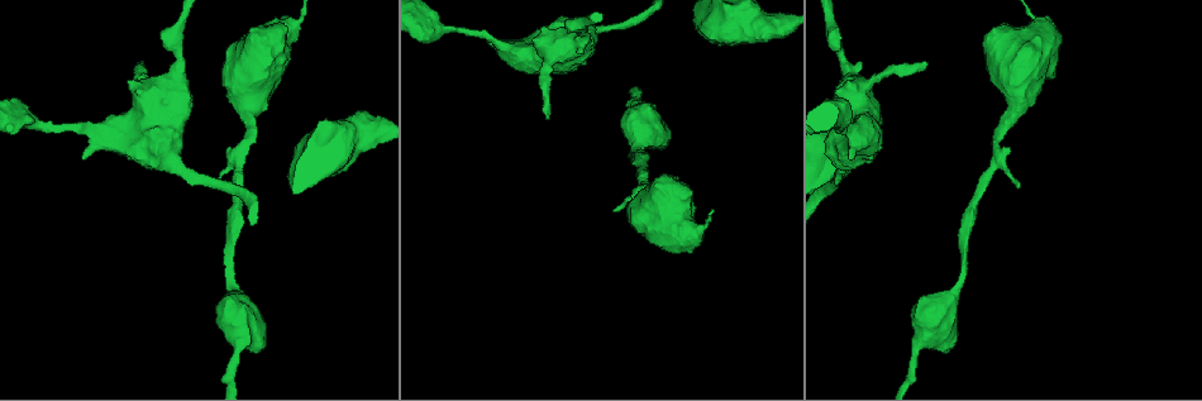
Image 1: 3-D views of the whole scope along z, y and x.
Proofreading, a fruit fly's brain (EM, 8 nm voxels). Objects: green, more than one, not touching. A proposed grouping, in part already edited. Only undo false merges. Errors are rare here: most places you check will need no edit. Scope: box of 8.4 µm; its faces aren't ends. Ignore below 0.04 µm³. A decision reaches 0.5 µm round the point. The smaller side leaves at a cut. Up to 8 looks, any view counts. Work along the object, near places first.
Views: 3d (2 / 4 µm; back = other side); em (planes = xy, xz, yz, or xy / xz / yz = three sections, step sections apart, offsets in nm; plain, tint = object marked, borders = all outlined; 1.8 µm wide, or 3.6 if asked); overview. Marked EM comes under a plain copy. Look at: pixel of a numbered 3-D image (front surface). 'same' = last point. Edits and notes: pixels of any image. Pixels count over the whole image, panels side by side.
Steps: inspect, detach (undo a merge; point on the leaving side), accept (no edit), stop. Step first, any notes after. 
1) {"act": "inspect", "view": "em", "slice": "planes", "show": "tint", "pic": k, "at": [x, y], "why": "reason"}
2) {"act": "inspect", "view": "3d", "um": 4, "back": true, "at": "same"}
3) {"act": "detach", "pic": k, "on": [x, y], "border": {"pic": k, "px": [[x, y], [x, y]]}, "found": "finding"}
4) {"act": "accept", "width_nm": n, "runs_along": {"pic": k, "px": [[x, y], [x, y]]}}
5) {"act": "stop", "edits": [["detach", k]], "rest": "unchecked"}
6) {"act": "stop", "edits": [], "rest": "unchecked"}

{"act": "inspect", "view": "em", "slice": "planes", "show": "borders", "pic": 1, "at": [461, 32], "why": "a narrow waist"}

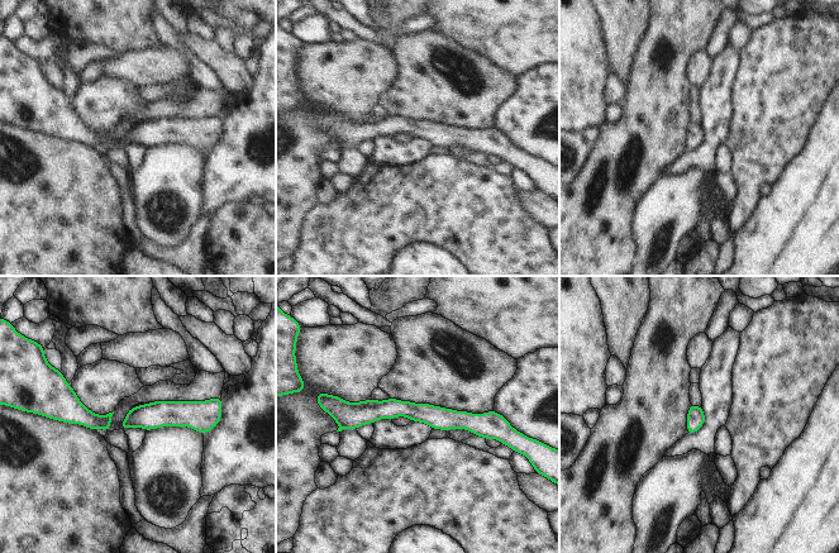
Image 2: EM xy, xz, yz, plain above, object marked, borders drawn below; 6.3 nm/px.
{"act": "accept", "runs_along": {"pic": 2, "px": [[342, 411], [411, 410], [494, 424]]}, "found": "one cell here"}

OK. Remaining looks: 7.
{"act": "inspect", "view": "em", "um": 3.6, "slice": "xy", "step": 4, "show": "tint", "pic": 1, "at": [172, 106], "why": "calibre changes"}

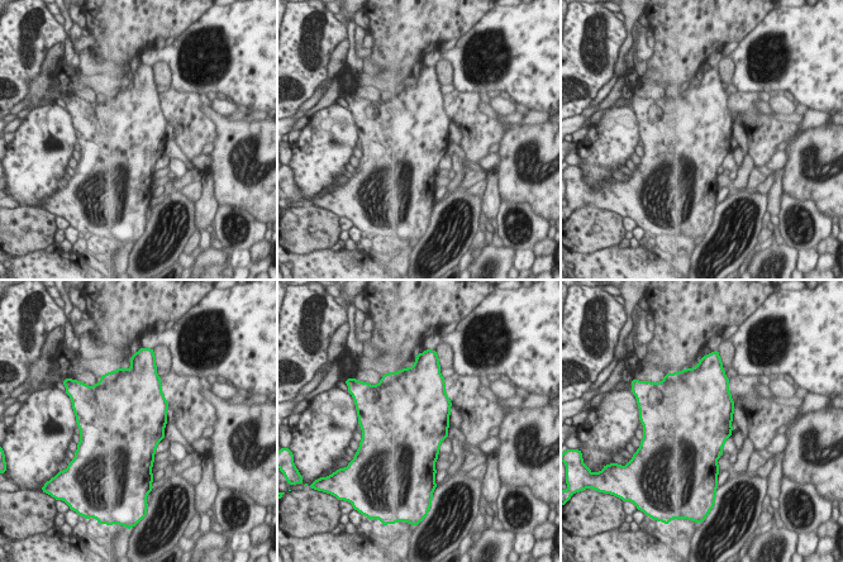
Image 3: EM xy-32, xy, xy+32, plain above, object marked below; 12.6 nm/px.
{"act": "inspect", "view": "em", "um": 3.6, "slice": "planes", "show": "borders", "at": "same", "why": "another direction"}

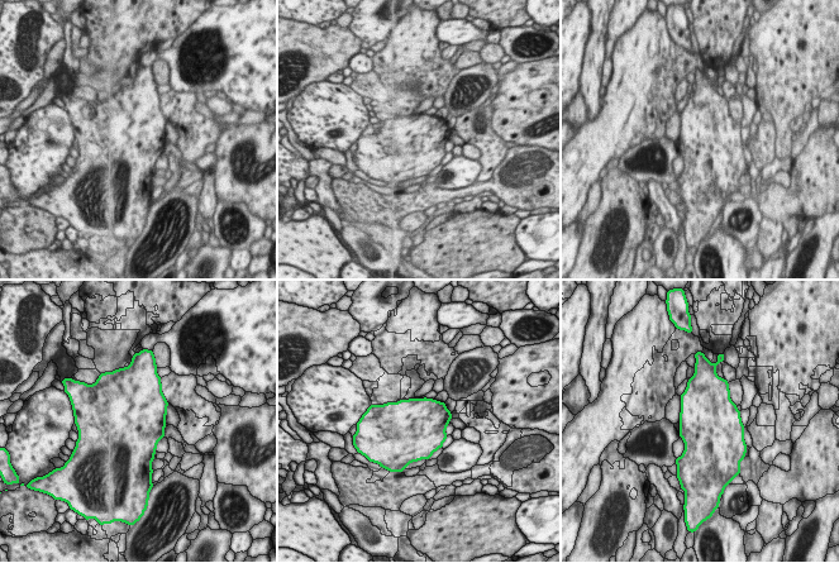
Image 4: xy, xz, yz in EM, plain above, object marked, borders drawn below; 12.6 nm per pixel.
{"act": "accept", "found": "one cell here"}

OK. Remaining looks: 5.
{"act": "inspect", "view": "em", "um": 3.6, "slice": "xy", "step": 8, "show": "borders", "pic": 1, "at": [941, 313], "why": "thick turns thin"}

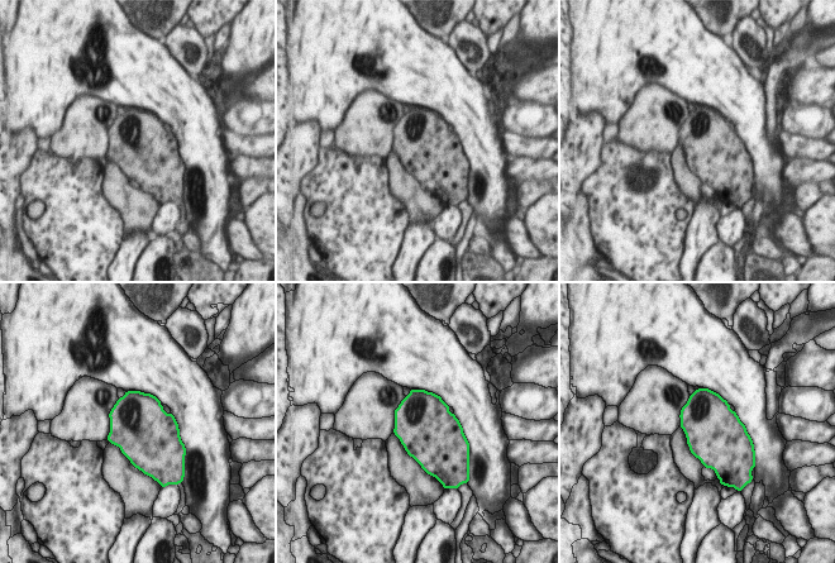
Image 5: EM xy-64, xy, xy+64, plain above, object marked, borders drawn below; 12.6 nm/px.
{"act": "inspect", "view": "em", "um": 3.6, "slice": "planes", "show": "borders", "at": "same", "why": "another direction"}

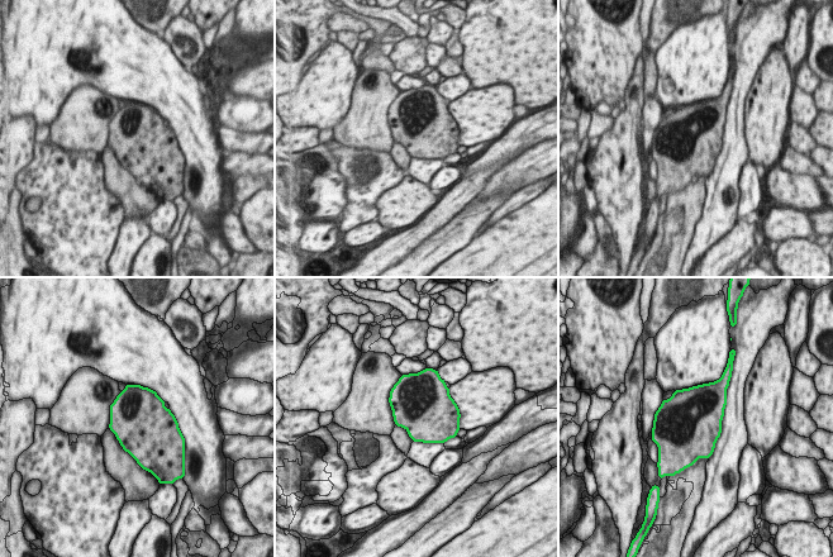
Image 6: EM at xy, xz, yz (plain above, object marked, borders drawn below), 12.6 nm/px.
{"act": "accept", "found": "all the same cell"}

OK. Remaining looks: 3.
{"act": "inspect", "view": "em", "um": 3.6, "slice": "xz", "step": 4, "show": "tint", "pic": 1, "at": [1043, 30], "why": "thick turns thin"}

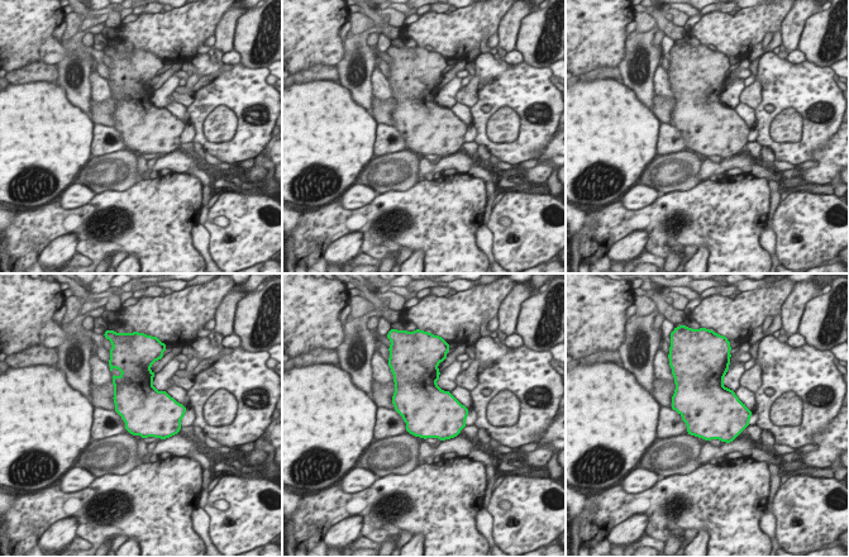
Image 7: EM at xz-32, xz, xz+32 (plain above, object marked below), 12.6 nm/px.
{"act": "inspect", "view": "em", "um": 3.6, "slice": "planes", "show": "borders", "at": "same"}

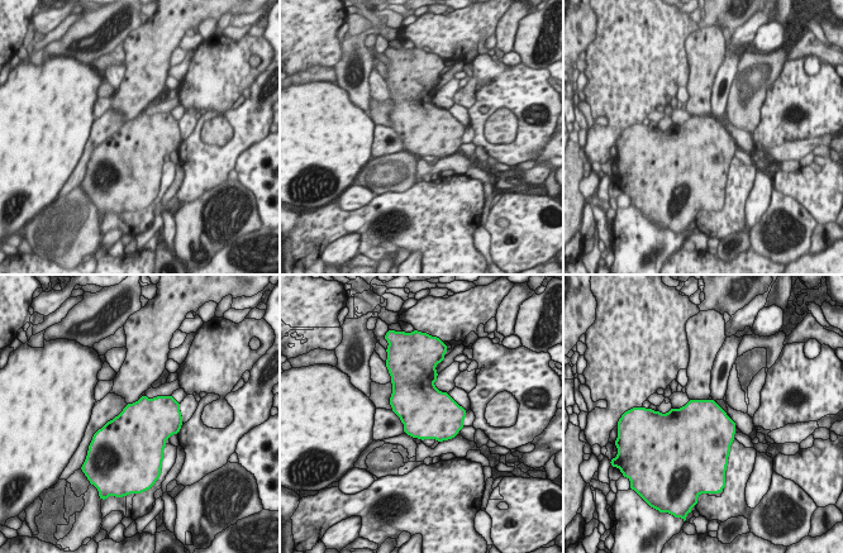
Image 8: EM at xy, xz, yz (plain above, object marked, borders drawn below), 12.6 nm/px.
{"act": "accept", "found": "all the same cell"}

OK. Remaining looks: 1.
{"act": "stop", "edits": [], "rest": "unchecked"}

